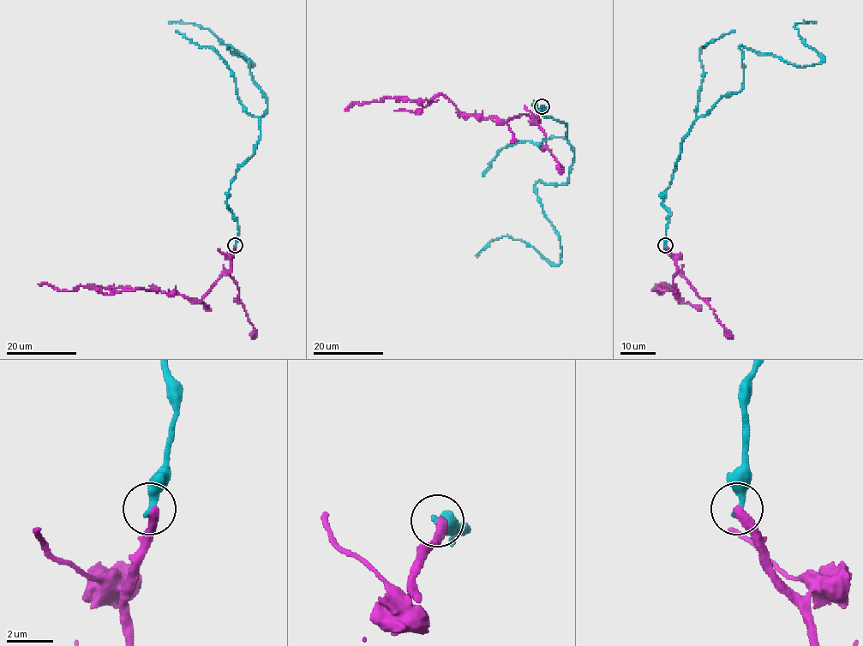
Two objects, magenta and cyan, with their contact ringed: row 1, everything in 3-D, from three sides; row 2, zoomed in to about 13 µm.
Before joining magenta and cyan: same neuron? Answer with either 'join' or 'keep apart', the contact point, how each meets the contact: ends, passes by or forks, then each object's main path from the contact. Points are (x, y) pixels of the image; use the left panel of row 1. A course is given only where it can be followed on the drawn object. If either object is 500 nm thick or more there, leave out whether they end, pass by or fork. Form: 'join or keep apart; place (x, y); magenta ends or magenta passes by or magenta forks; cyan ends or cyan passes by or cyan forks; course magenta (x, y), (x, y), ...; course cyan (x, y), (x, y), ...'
keep apart; place (235, 245); magenta ends; cyan ends; course magenta (235, 245), (230, 269), (200, 300), (142, 289), (109, 294), (82, 286), (71, 291), (38, 284); course cyan (235, 245), (228, 189), (254, 153), (266, 98), (249, 61), (228, 46), (251, 61), (209, 30), (170, 22)

